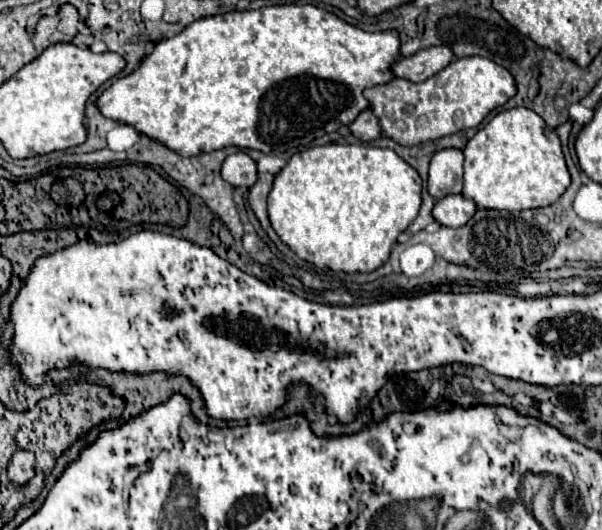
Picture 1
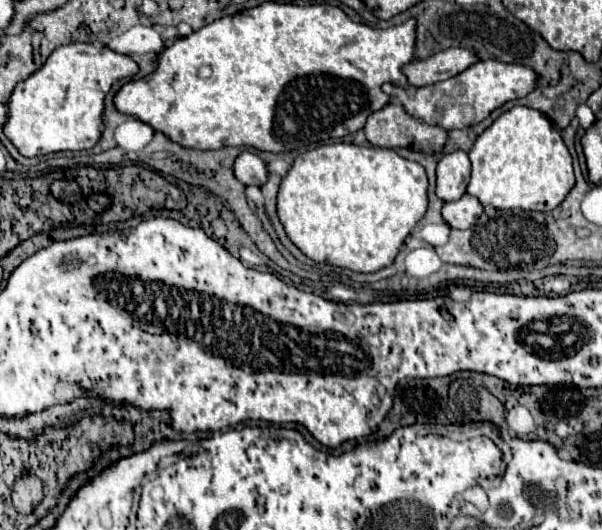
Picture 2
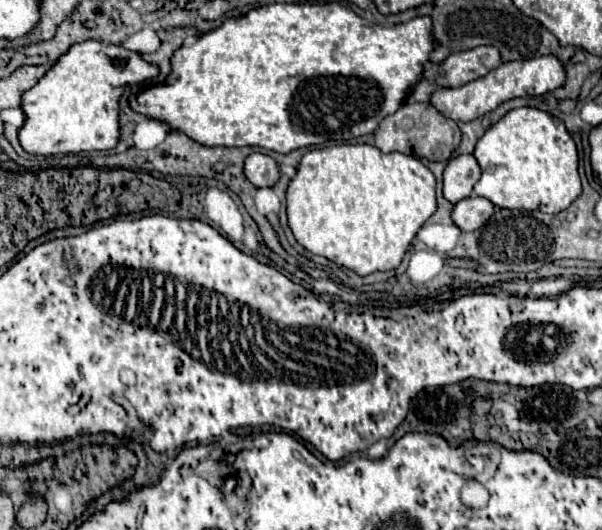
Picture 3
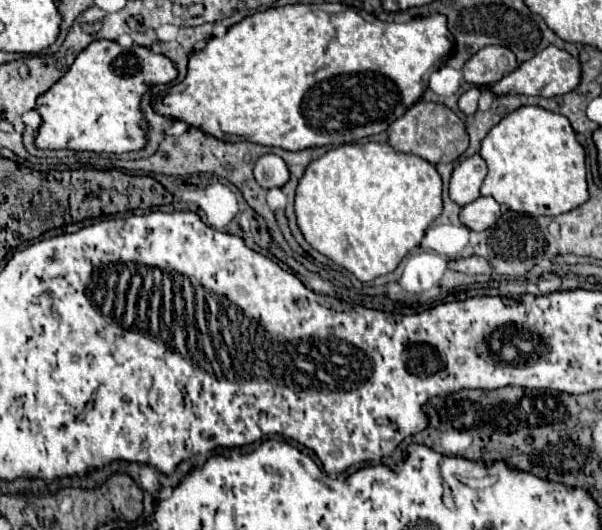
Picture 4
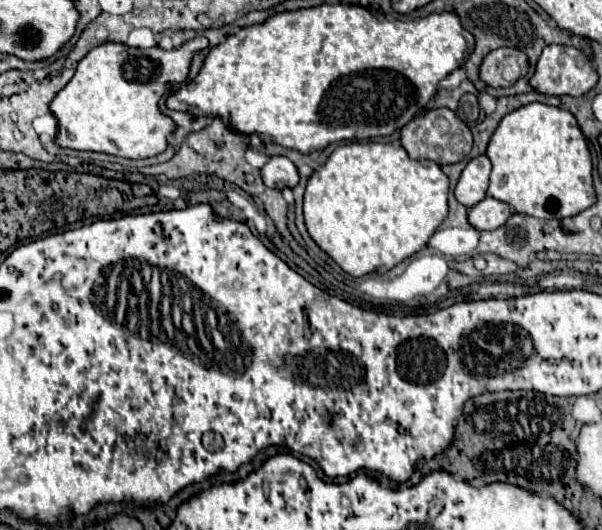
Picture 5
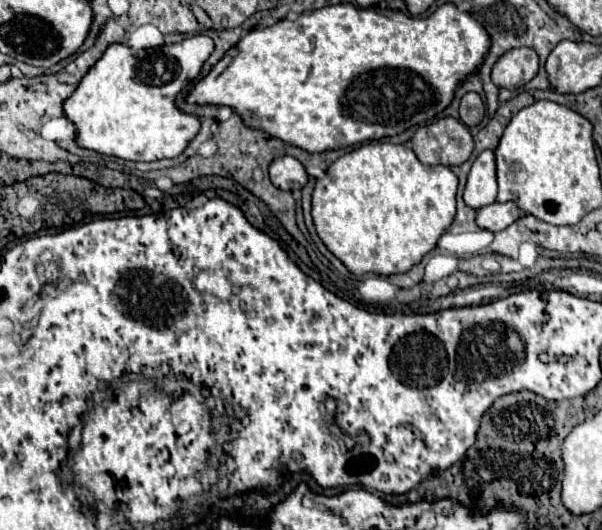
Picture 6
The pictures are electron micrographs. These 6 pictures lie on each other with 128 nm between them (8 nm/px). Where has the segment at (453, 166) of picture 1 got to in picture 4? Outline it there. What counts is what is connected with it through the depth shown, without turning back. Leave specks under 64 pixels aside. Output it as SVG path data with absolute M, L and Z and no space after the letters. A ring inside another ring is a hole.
M474 154L466 160L462 160L450 176L450 200L458 206L470 204L480 196L480 184L486 178L486 162L480 158L480 154Z

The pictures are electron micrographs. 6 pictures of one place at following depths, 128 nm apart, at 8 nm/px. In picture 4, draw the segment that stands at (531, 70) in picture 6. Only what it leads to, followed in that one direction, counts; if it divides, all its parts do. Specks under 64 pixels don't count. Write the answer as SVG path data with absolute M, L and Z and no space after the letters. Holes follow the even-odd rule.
M488 46L476 52L462 68L464 82L476 84L476 86L486 86L498 82L502 76L512 72L518 66L516 56L512 50L504 46Z

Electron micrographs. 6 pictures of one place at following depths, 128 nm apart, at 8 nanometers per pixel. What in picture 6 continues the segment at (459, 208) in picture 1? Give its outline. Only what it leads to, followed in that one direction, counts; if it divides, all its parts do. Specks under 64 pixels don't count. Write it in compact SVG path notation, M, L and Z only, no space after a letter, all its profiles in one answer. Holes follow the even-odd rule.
M494 202L488 206L482 206L476 210L476 224L490 232L500 232L506 226L510 226L514 220L518 220L520 210L514 202Z

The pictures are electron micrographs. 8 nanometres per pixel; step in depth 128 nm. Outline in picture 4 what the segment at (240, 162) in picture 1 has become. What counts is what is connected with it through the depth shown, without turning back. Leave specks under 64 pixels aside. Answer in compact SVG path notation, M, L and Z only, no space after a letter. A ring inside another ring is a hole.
M264 154L254 164L254 178L262 188L274 188L284 186L290 178L290 172L286 168L286 162L276 154Z

